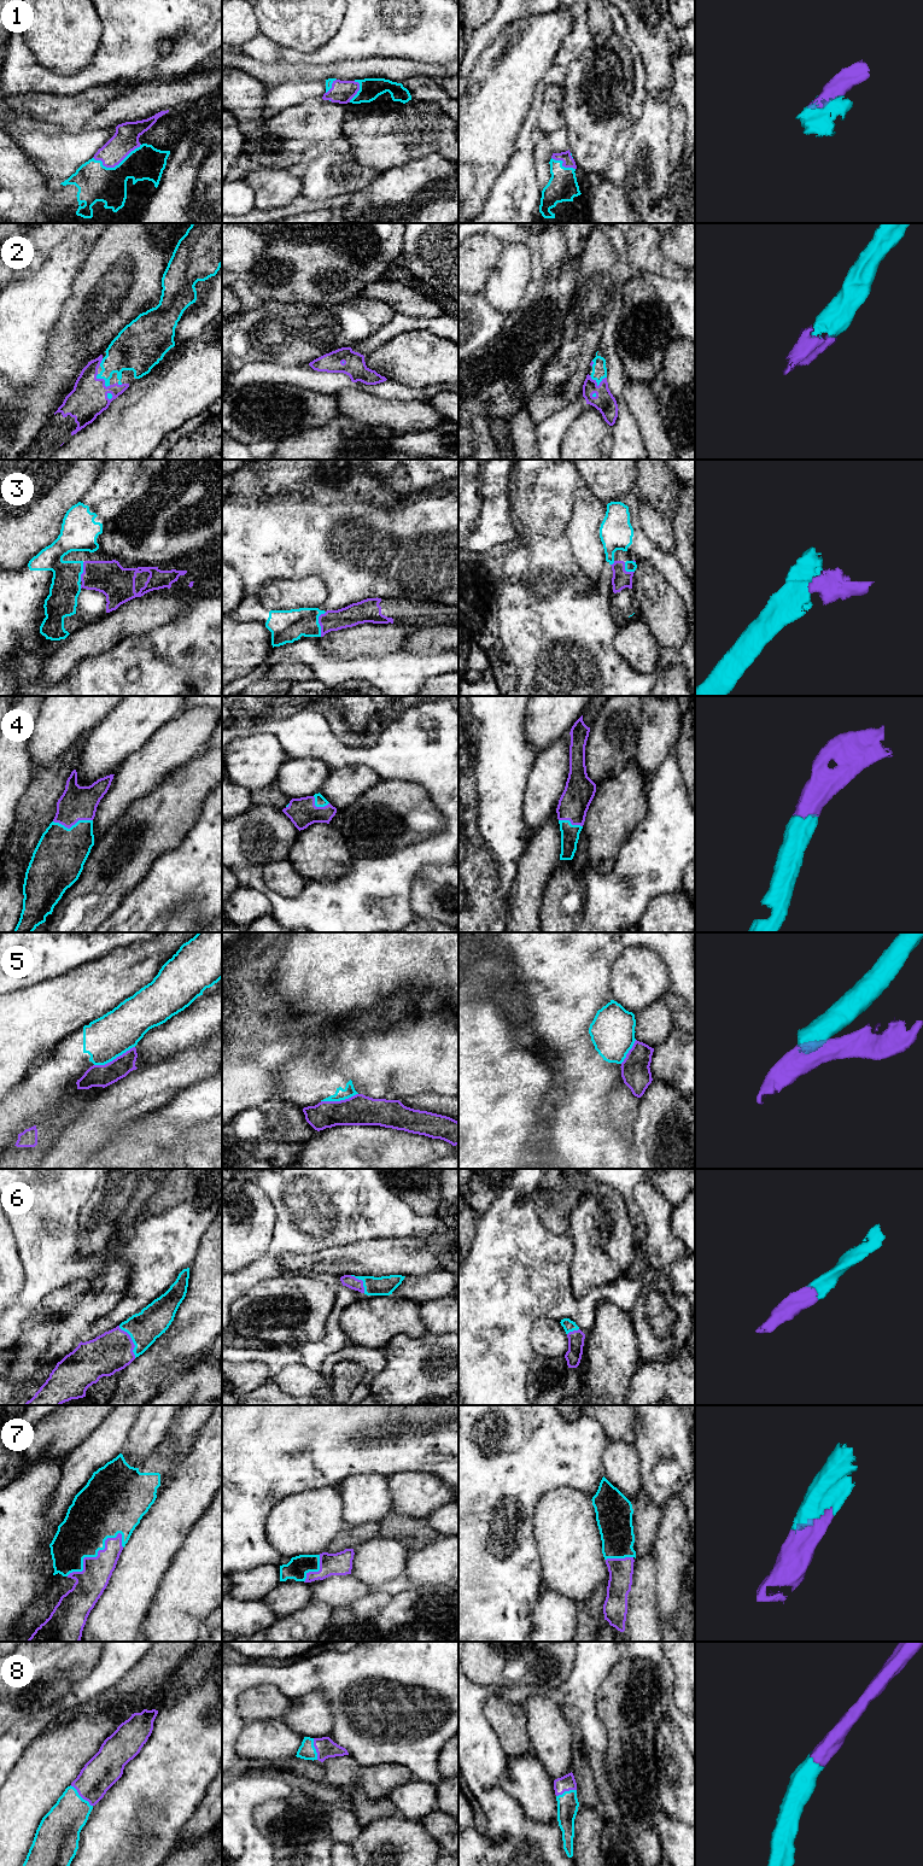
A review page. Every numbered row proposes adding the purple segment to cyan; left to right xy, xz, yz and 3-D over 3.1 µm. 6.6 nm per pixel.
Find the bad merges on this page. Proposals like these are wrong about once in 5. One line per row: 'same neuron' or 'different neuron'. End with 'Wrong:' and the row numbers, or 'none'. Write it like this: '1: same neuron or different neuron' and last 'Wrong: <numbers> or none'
1: same neuron
2: same neuron
3: same neuron
4: same neuron
5: different neuron
6: same neuron
7: same neuron
8: same neuron
Wrong: 5

